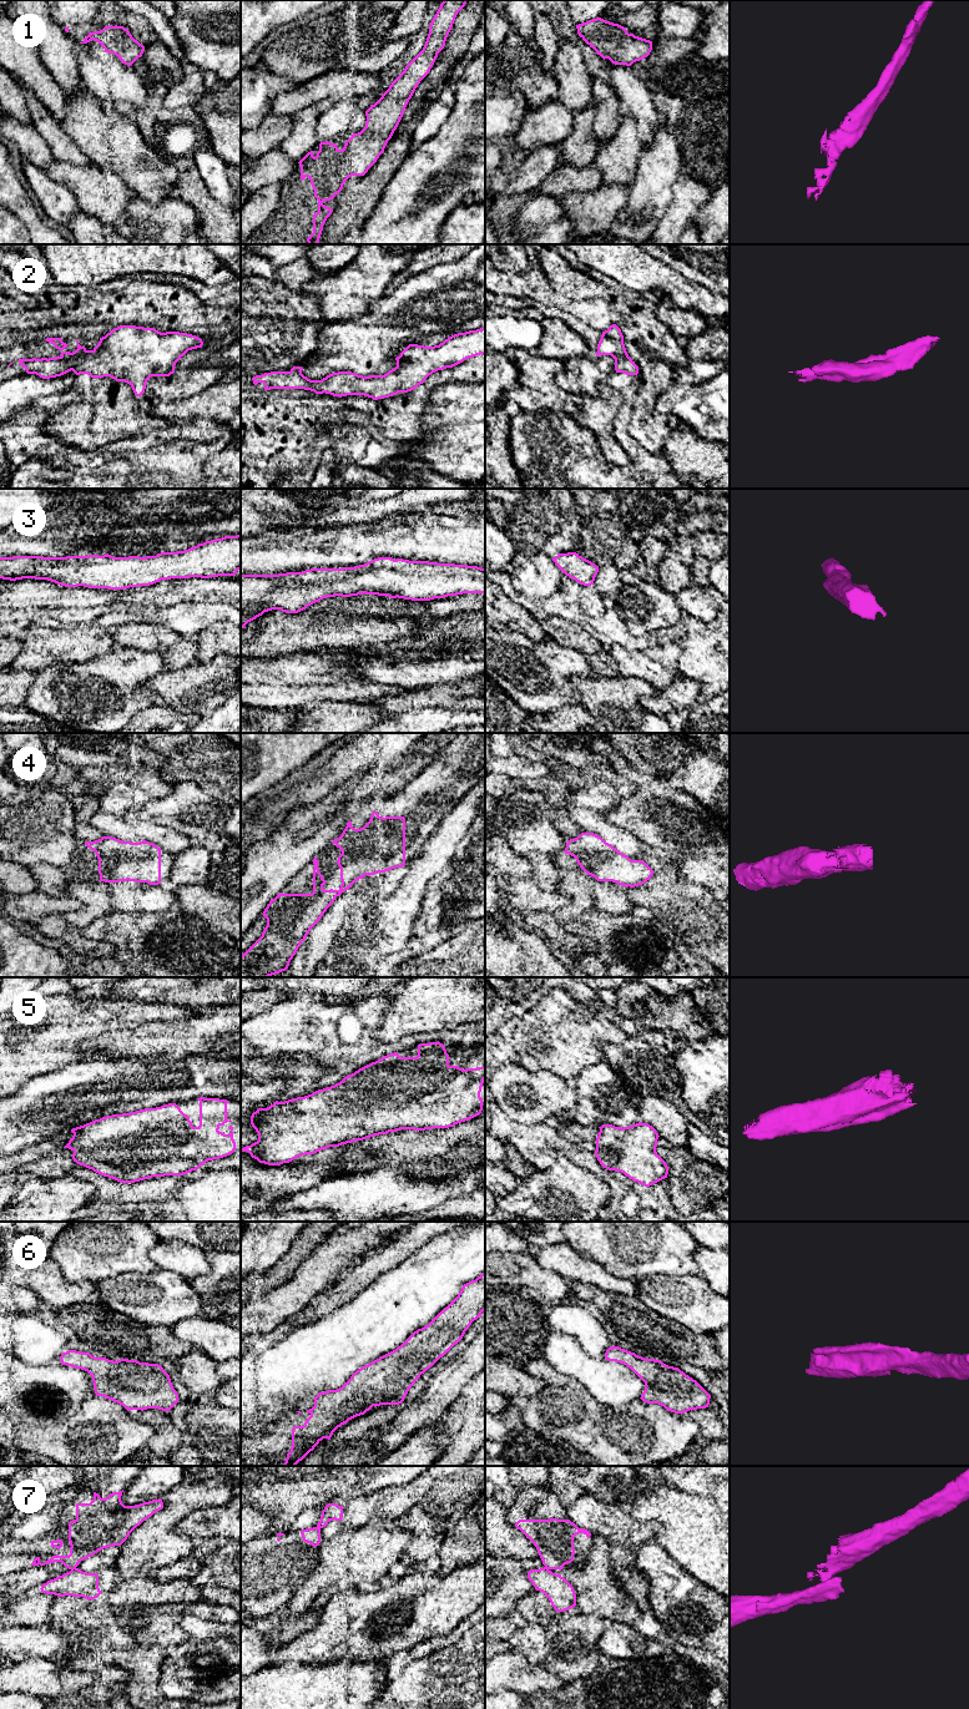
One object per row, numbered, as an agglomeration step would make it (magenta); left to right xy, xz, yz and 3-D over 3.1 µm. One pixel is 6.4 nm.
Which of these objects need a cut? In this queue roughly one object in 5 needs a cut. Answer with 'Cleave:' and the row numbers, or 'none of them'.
Cleave: 7

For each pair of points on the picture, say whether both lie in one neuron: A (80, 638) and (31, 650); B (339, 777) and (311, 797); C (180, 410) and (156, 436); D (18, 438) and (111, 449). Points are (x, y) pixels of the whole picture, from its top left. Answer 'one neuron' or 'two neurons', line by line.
A: one neuron
B: one neuron
C: two neurons
D: one neuron

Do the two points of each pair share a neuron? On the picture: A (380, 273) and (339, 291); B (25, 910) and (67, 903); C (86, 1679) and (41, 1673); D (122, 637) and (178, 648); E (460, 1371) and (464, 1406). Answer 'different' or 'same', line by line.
A: same
B: same
C: same
D: same
E: different

